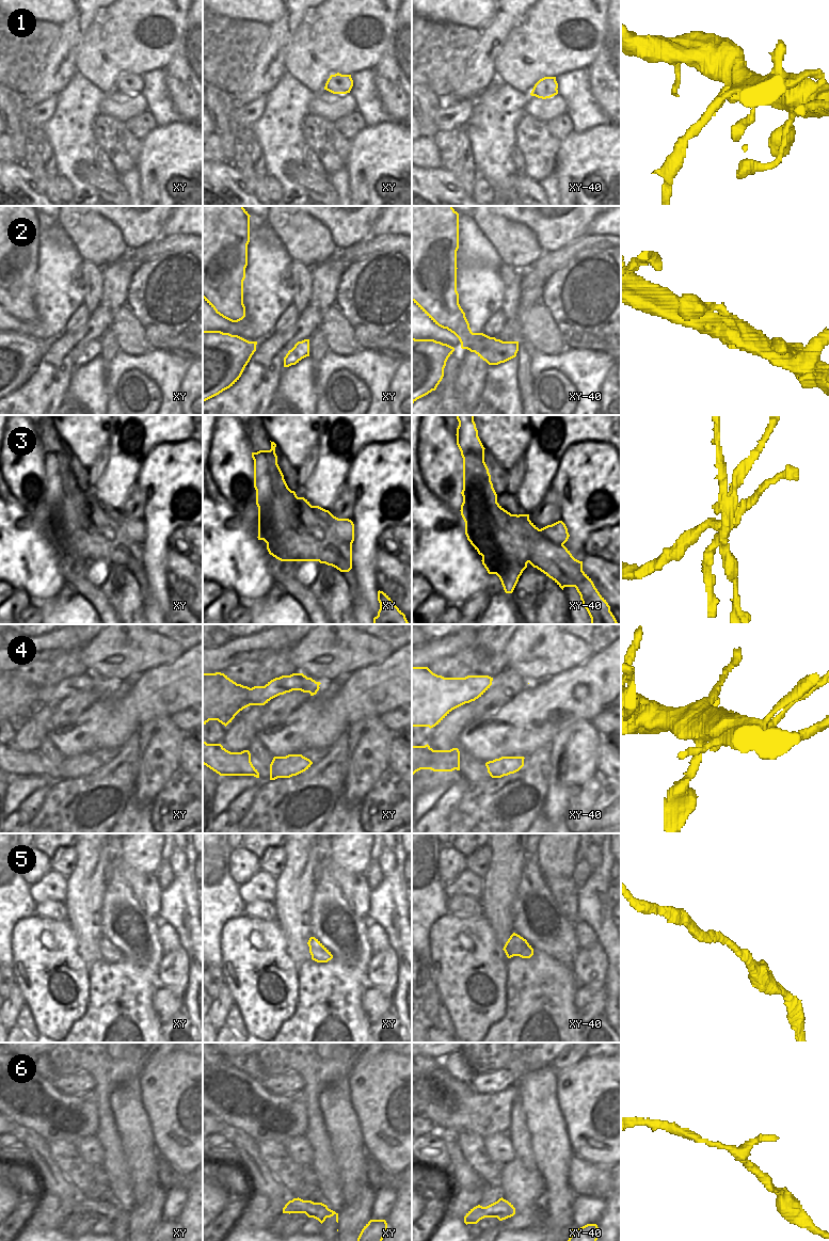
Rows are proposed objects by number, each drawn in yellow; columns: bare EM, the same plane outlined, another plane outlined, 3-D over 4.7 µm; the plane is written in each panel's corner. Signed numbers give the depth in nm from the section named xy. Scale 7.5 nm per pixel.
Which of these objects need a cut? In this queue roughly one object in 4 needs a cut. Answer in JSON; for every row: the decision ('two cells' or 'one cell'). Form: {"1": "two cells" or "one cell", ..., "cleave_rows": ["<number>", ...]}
{"1": "two cells", "2": "one cell", "3": "two cells", "4": "one cell", "5": "one cell", "6": "one cell", "cleave_rows": ["1", "3"]}

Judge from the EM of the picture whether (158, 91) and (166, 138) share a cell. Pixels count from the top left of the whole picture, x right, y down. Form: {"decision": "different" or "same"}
{"decision": "different"}

